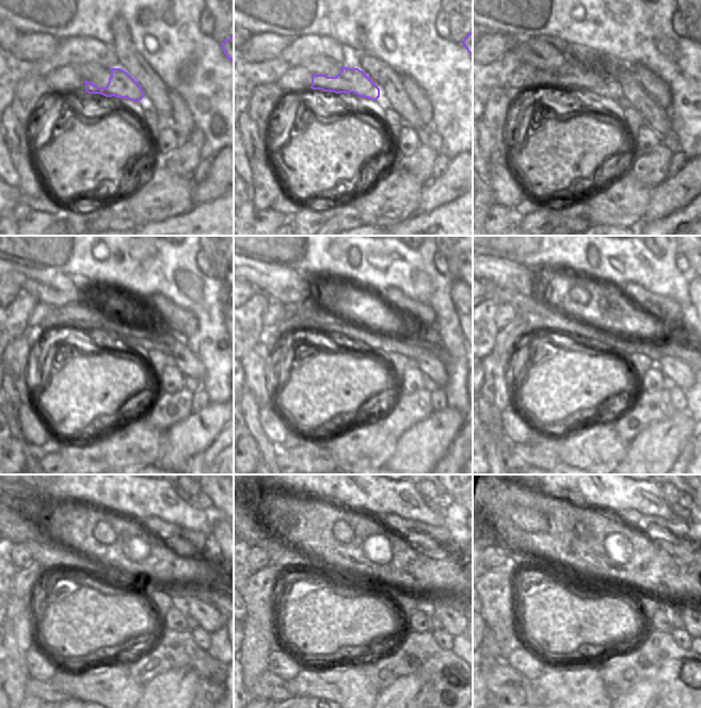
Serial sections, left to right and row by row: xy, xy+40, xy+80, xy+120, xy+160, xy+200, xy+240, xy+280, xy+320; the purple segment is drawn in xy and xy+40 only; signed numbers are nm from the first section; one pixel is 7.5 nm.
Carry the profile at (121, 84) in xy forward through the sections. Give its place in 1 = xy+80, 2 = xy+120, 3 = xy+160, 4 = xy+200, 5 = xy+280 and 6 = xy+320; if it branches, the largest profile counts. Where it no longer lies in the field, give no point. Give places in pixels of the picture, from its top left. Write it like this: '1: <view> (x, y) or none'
1: xy+80 (574, 73)
2: xy+120 (78, 311)
3: xy+160 (270, 337)
4: xy+200 (508, 337)
5: xy+280 (258, 593)
6: xy+320 (494, 586)

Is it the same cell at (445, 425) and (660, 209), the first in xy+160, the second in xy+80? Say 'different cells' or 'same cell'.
same cell

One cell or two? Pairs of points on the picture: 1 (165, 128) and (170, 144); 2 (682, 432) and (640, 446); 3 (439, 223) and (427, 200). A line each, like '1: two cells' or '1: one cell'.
1: one cell
2: one cell
3: two cells

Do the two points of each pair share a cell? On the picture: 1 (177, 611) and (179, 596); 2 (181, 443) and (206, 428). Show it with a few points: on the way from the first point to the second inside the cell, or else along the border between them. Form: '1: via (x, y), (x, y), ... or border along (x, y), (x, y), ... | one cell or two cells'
1: border along (173, 605), (178, 606) | two cells
2: via (188, 438), (200, 430) | one cell

